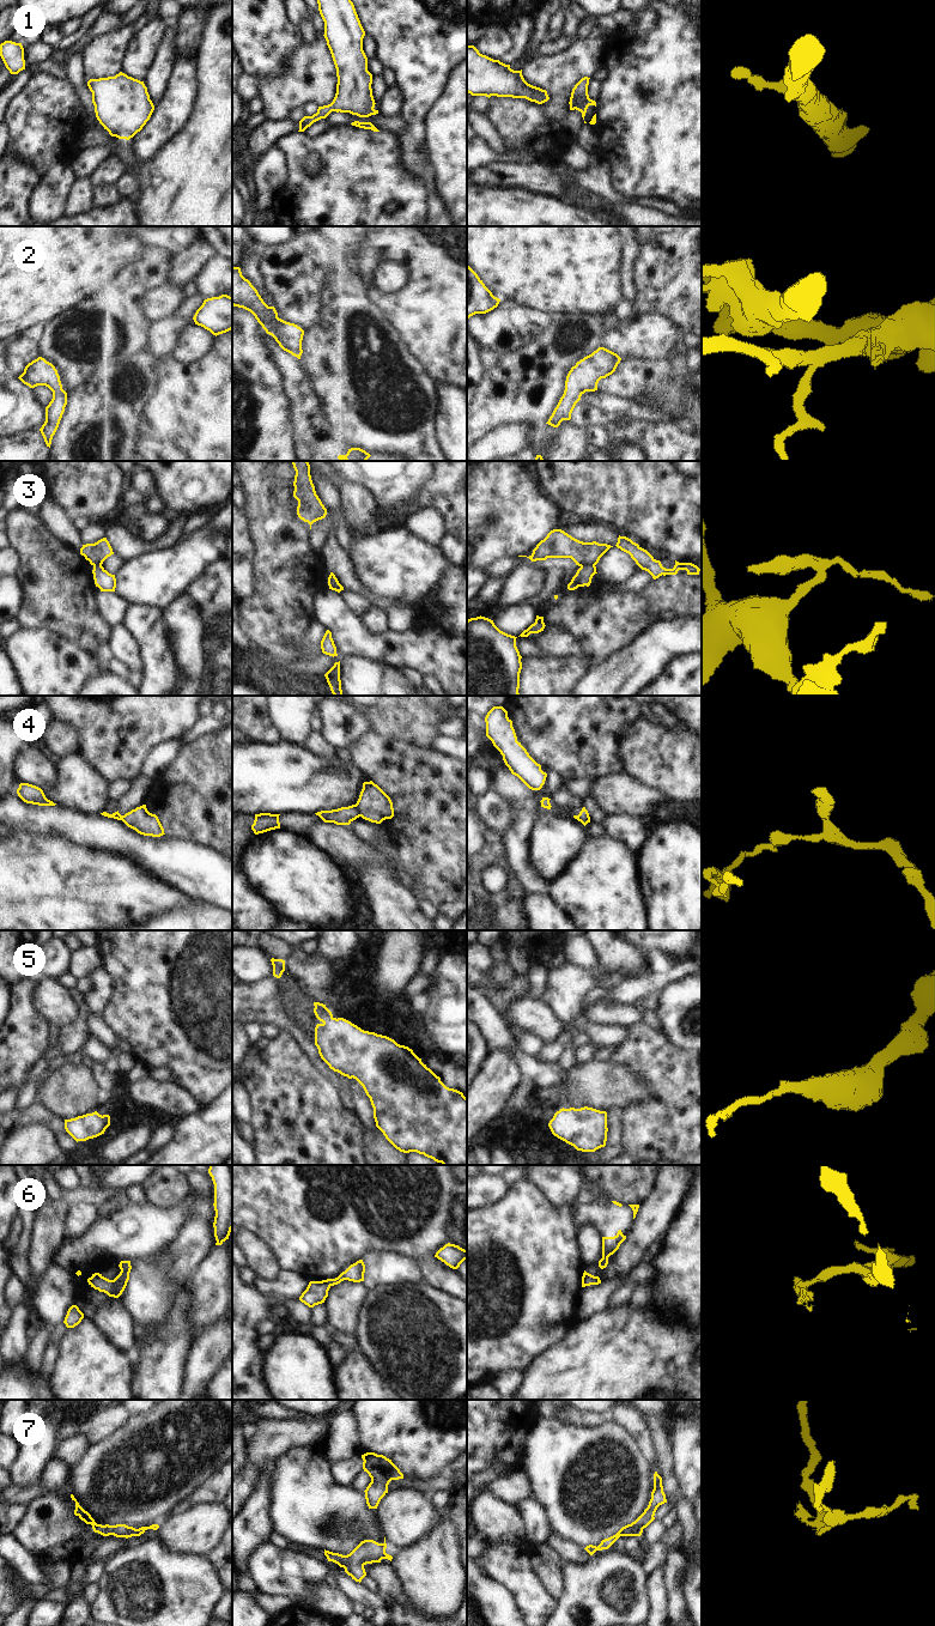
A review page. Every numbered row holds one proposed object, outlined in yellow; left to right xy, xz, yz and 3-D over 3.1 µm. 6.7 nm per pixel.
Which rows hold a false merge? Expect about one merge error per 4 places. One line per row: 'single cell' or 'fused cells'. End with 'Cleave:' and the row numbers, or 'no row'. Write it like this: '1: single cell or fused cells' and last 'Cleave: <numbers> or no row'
1: single cell
2: single cell
3: fused cells
4: fused cells
5: single cell
6: single cell
7: single cell
Cleave: 3, 4

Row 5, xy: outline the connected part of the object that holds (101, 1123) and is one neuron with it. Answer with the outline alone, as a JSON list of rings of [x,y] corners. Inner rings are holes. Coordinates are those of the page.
[[[97,1111],[65,1120],[66,1131],[78,1142],[97,1137],[104,1134],[110,1126],[109,1115],[99,1115]]]

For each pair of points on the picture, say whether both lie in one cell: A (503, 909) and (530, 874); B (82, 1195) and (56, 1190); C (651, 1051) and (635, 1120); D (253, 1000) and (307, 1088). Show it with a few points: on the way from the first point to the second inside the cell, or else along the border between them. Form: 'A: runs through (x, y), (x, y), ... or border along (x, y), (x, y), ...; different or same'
A: border along (521, 889), (524, 893); different
B: runs through (76, 1195), (62, 1194); same
C: runs through (662, 1071), (662, 1102), (654, 1110); same
D: border along (280, 1030), (286, 1030), (301, 1050); different

